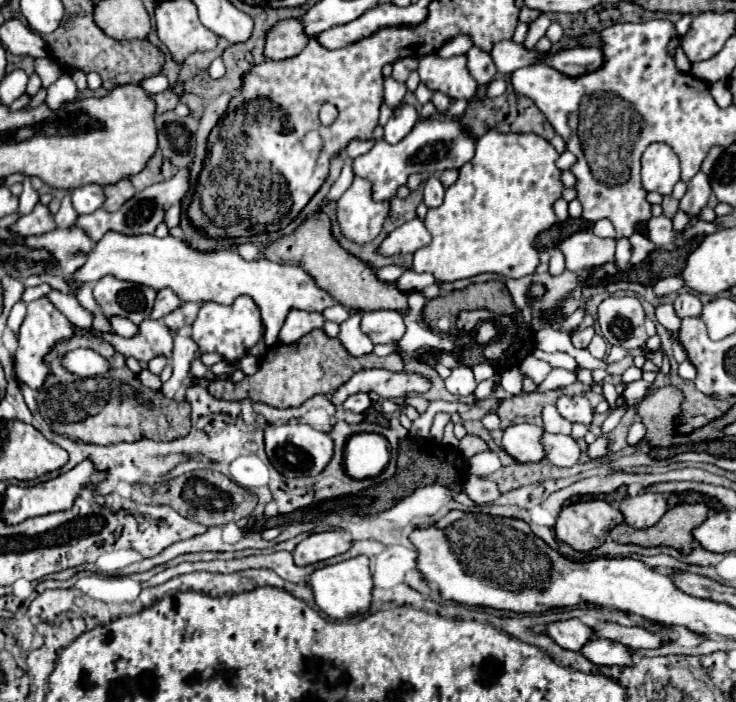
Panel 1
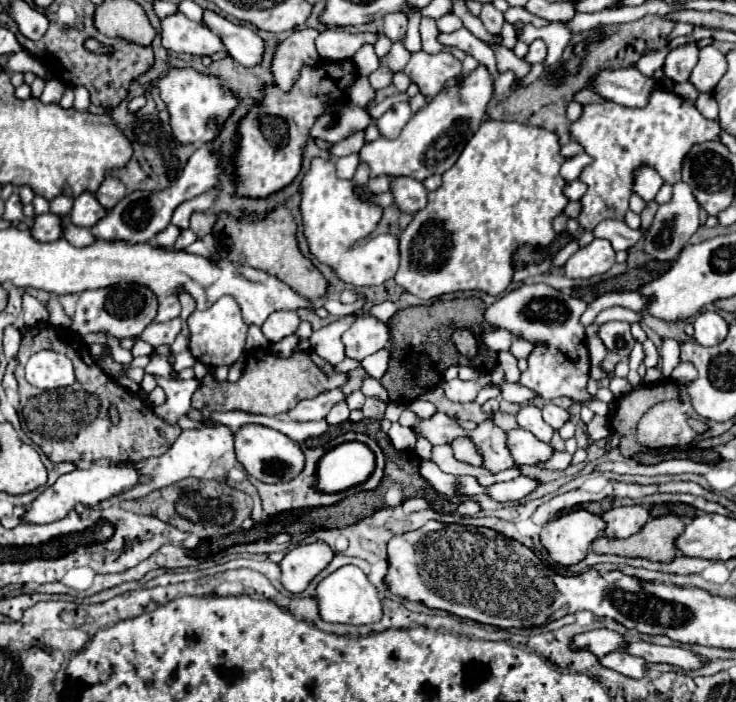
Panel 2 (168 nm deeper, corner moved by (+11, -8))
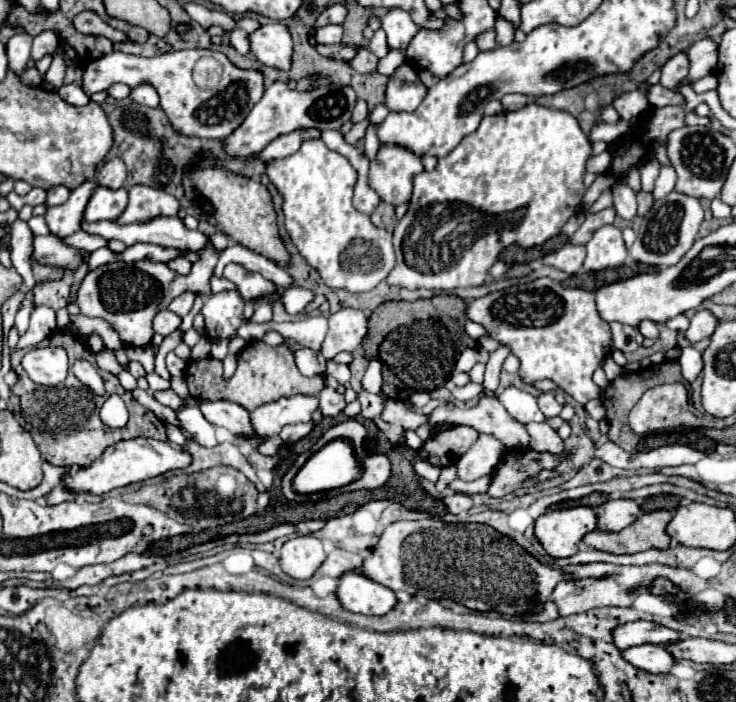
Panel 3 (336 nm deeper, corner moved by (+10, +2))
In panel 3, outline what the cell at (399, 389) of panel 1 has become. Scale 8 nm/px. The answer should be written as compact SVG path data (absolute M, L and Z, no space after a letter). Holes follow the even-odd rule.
M290 396L280 398L276 402L258 406L250 410L250 424L252 430L260 436L278 436L286 424L296 422L310 422L312 412L318 408L316 396Z

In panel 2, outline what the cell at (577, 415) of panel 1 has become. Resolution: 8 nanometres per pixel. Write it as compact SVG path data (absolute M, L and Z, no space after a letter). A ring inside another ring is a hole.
M555 404L543 406L543 420L545 420L549 426L553 426L555 430L559 430L569 418L571 418L571 414L569 414L565 408L559 408L559 406L555 406Z

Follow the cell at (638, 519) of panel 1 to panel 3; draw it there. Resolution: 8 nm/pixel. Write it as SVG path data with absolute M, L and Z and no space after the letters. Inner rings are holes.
M608 500L596 508L598 530L602 532L620 532L632 524L642 514L640 506L634 500Z

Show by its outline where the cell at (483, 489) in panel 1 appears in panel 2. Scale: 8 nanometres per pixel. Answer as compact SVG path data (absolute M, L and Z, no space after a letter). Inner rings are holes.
M473 498L461 502L459 508L457 508L457 512L459 512L461 516L475 516L479 510L481 510L481 506L479 506L479 502L475 502Z

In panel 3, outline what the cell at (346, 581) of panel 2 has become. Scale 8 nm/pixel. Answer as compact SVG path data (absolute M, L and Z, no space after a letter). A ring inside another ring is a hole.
M356 570L342 574L336 596L346 610L364 616L384 616L398 602L396 594L390 588L358 574Z

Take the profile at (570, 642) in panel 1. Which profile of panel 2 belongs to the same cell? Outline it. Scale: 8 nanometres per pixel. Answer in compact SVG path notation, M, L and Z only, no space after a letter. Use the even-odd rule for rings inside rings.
M591 630L591 632L581 632L581 634L575 634L569 642L569 648L573 652L579 652L579 650L589 650L593 652L597 658L617 650L617 648L623 648L627 644L627 640L613 632L613 630Z

